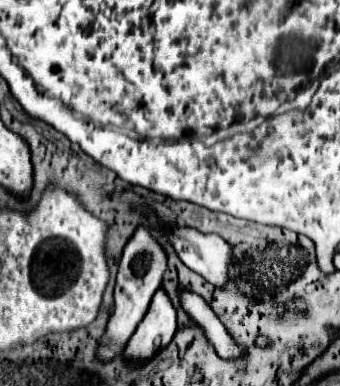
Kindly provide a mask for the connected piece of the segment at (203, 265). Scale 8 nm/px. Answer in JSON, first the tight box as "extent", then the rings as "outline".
{"extent":[169,227,233,287],"outline":[[[181,227],[169,235],[181,261],[203,275],[209,283],[223,287],[227,283],[227,267],[233,259],[231,247],[219,235],[203,235],[189,227]]]}

